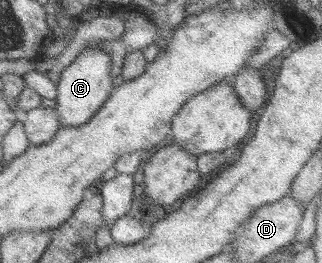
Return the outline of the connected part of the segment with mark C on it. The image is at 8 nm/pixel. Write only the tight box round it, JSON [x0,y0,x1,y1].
[54,44,115,128]

